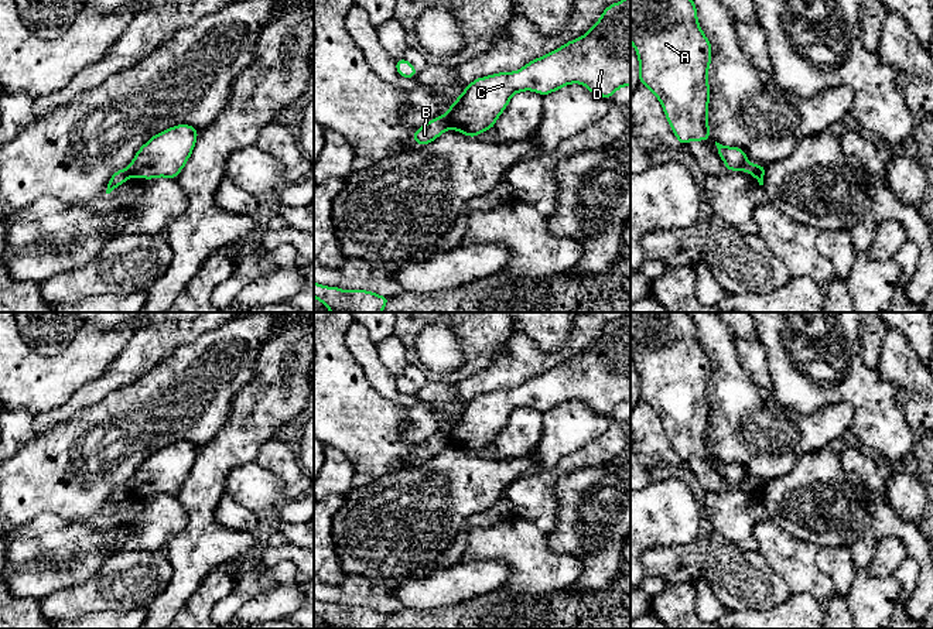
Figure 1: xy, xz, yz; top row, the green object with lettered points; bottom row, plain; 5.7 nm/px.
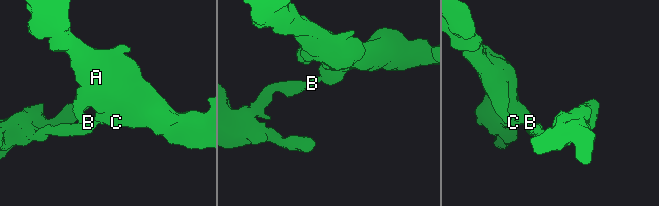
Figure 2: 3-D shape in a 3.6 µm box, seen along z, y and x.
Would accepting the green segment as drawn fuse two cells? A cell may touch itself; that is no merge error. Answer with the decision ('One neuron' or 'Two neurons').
Two neurons

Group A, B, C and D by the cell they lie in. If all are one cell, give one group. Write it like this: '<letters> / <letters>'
A C D / B

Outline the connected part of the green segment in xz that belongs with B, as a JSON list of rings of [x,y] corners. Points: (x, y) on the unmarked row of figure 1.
[[[445,431],[438,433],[433,435],[431,438],[423,441],[420,445],[417,445],[411,457],[414,459],[420,459],[421,462],[426,462],[431,459],[433,457],[435,457],[440,451],[442,451],[448,445],[450,445],[450,441],[447,438]]]

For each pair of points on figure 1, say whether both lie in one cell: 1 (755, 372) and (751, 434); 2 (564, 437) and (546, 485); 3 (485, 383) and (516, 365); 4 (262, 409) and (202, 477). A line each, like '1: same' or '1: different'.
1: different
2: different
3: same
4: same

